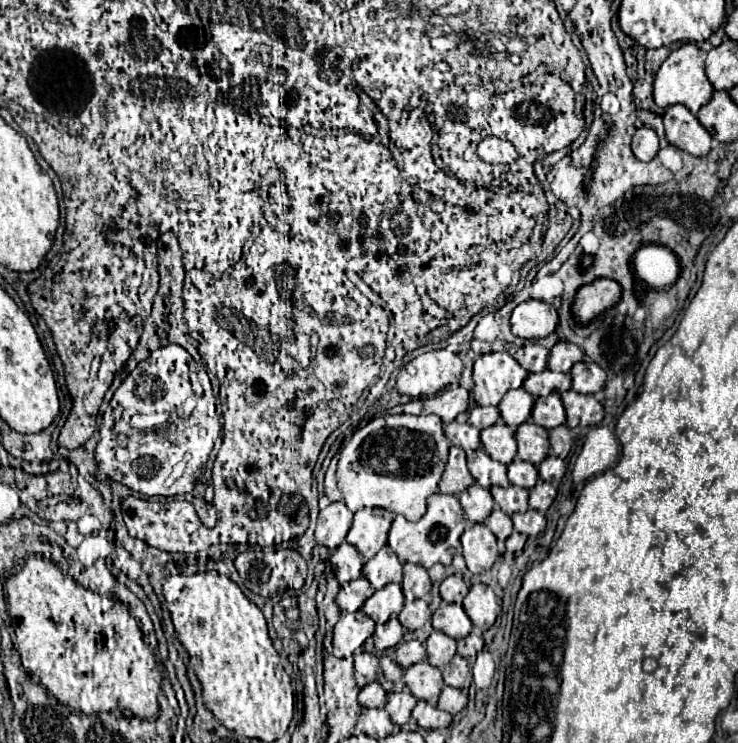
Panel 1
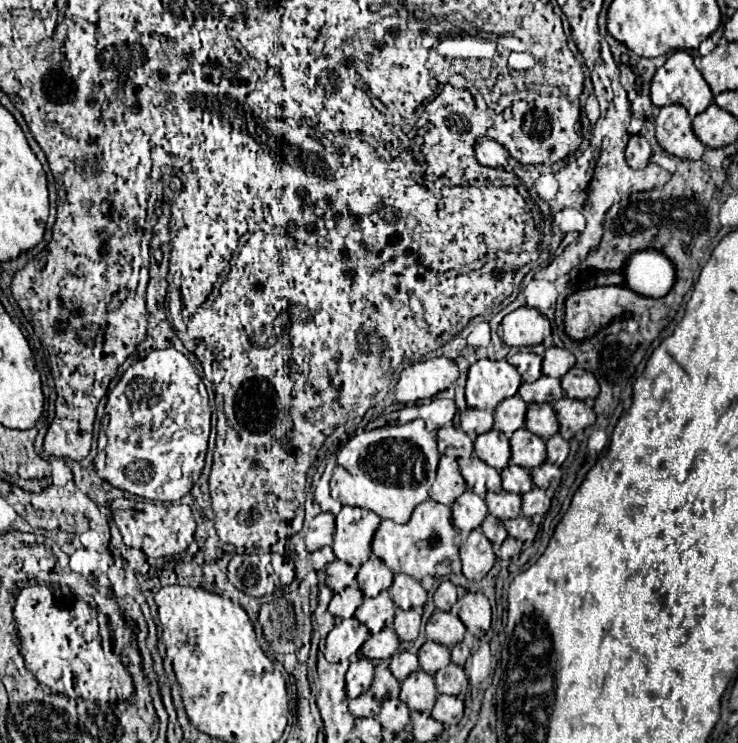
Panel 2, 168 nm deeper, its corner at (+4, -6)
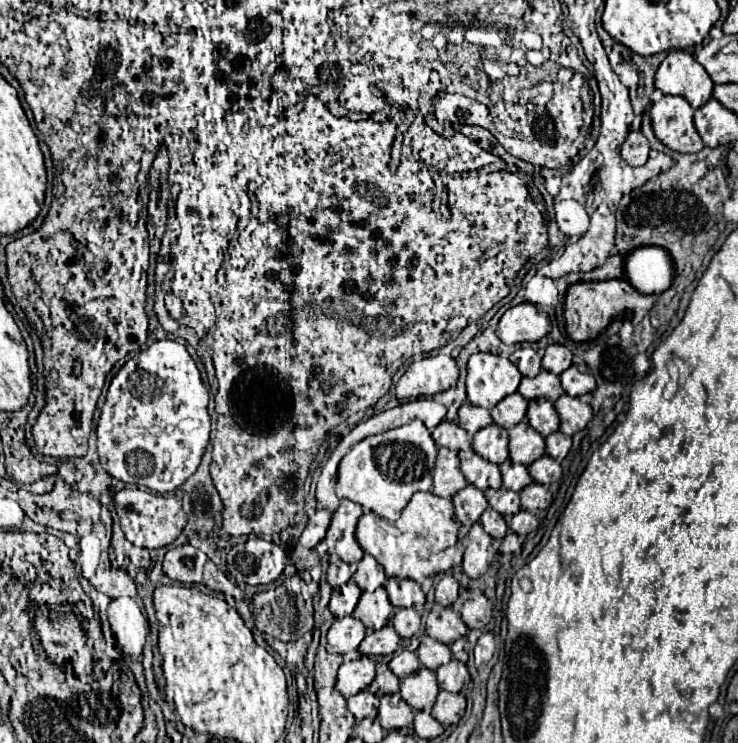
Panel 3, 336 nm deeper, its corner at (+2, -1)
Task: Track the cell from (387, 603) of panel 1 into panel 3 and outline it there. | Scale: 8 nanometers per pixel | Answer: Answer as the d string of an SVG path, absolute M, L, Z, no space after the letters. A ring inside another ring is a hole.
M380 586L374 592L362 592L362 598L354 610L354 618L358 618L366 628L380 630L384 628L396 614L396 608L390 604L386 590Z

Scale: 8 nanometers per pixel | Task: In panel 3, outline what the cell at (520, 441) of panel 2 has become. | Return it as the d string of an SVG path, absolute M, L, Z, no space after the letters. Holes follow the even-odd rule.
M526 420L510 428L508 432L510 432L510 460L514 464L530 466L534 460L546 454L544 438Z

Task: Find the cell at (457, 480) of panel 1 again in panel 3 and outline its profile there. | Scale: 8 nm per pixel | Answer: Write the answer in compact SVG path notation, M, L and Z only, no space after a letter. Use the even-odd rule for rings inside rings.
M440 448L434 466L434 484L430 492L440 498L452 498L464 486L466 486L466 478L460 472L458 456L452 450Z

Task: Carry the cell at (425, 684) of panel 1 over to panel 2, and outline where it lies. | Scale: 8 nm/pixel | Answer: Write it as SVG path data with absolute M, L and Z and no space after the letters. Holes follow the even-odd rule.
M418 669L412 675L408 675L402 681L402 691L400 699L414 711L420 713L430 713L436 701L436 687L434 687L434 677L428 675L426 671Z

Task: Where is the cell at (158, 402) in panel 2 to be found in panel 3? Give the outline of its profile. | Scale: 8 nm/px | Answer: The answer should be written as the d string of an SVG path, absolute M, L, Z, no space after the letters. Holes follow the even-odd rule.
M174 340L150 344L146 350L128 360L110 382L96 428L102 468L126 484L146 486L160 494L180 488L196 472L210 441L209 399L210 390L202 382L202 376L184 344Z

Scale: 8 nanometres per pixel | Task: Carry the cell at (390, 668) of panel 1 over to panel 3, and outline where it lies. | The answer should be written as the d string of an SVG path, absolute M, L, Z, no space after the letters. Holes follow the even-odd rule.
M376 664L376 678L370 684L370 692L374 696L384 696L384 694L394 694L400 688L400 680L392 674L392 670L388 668L388 664Z

